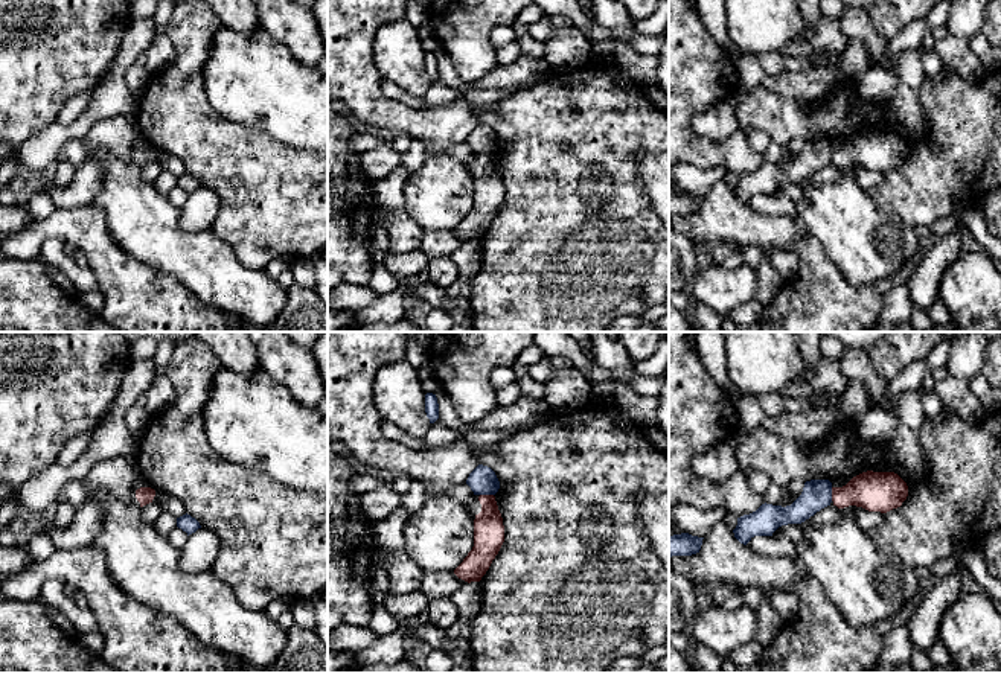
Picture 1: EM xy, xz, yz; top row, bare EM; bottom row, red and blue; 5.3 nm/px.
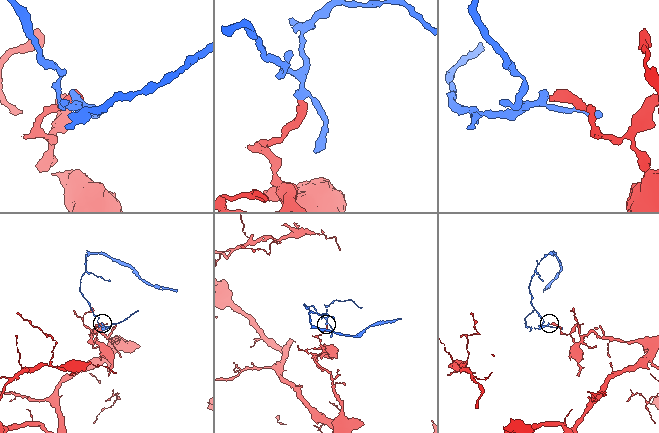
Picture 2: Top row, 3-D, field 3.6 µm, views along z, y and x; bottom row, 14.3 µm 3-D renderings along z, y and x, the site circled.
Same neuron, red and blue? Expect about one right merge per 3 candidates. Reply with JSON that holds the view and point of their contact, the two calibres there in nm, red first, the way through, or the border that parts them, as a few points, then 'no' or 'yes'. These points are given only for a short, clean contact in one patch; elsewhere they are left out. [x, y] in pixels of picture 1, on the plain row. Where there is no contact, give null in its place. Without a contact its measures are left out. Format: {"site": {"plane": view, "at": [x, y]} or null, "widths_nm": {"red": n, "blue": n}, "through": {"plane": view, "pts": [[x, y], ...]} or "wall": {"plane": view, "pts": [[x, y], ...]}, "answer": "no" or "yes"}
{"site": {"plane": "xz", "at": [486, 154]}, "widths_nm": {"red": 160, "blue": 150}, "wall": {"plane": "xz", "pts": [[480, 153], [492, 154]]}, "answer": "no"}

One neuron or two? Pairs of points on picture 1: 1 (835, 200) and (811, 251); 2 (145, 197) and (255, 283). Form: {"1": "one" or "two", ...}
{"1": "two", "2": "one"}

